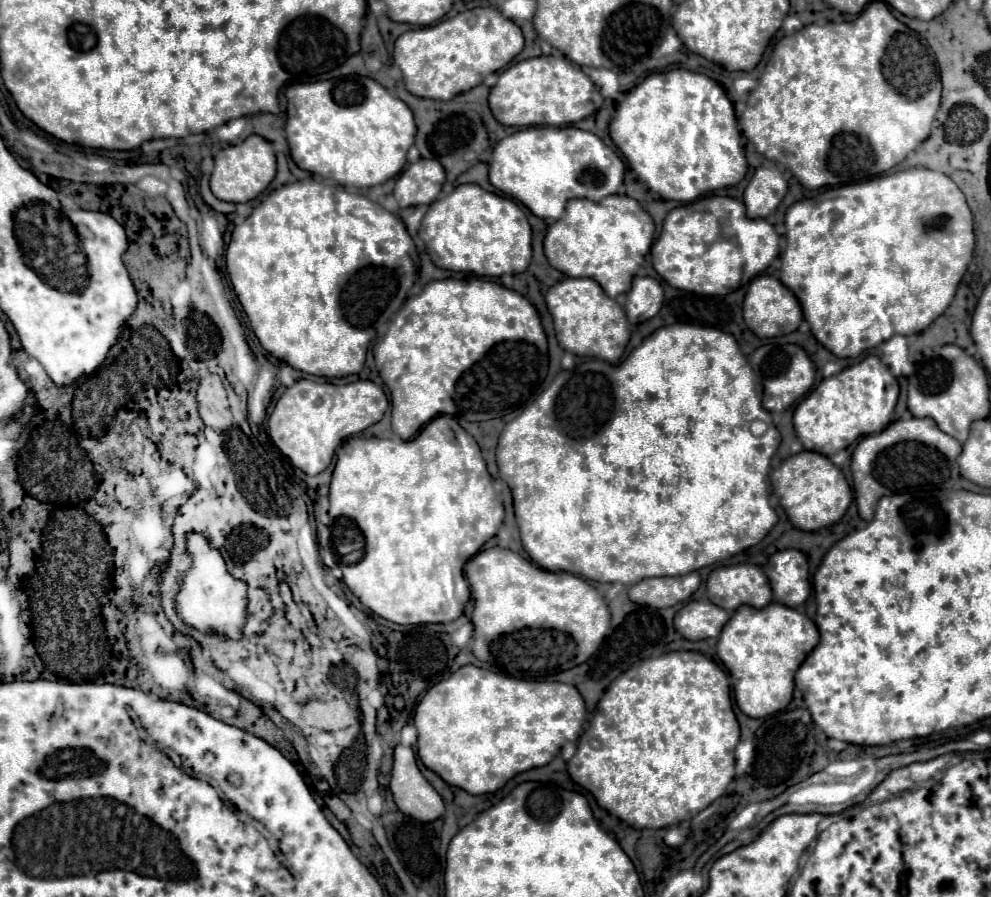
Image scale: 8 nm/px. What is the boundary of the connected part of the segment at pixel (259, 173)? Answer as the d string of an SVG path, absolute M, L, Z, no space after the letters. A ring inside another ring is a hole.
M258 135L248 137L240 145L230 145L216 155L216 165L210 175L210 189L212 193L230 203L246 203L254 197L258 197L274 179L276 175L276 155L270 147L270 143Z

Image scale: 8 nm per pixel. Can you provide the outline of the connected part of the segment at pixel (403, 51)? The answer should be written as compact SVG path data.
M476 7L472 11L458 13L456 17L446 19L438 25L402 33L394 43L394 65L402 71L406 91L410 91L416 97L424 97L424 99L448 101L456 97L458 93L470 91L472 87L480 85L486 75L506 67L522 49L524 49L524 37L516 23L506 19L498 9Z

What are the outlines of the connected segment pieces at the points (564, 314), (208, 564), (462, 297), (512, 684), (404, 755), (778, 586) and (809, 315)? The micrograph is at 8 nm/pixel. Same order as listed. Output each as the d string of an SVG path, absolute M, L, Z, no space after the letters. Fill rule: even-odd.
M568 277L564 281L558 281L548 289L546 305L552 315L556 339L562 349L574 355L604 359L612 365L620 361L630 339L628 319L624 309L614 299L610 299L594 279Z
M188 533L186 535L186 549L192 555L192 563L180 581L180 591L174 597L178 617L192 629L198 629L208 635L220 635L224 639L242 639L242 627L248 619L248 585L242 579L228 575L228 567L224 557L216 547L212 547L204 535Z
M452 271L452 273L454 273L452 277L446 277L442 281L430 281L420 295L410 297L404 303L404 307L398 311L394 321L390 323L386 337L374 347L374 359L376 359L378 373L384 379L384 383L388 385L390 397L392 397L392 431L402 439L414 437L428 421L432 421L438 415L448 415L448 413L456 415L456 413L460 413L460 417L466 419L466 421L488 421L488 419L494 419L494 417L504 417L504 415L514 413L514 411L522 411L538 395L540 385L542 385L542 381L546 377L546 371L548 371L546 335L544 335L544 329L542 329L542 323L540 323L540 317L538 317L538 311L534 309L534 305L526 297L522 297L520 293L502 287L495 280L492 281L487 278L483 280L466 272Z
M464 665L448 679L428 689L414 713L418 729L418 757L430 771L438 773L448 785L460 787L472 795L494 793L514 775L550 763L568 741L578 741L586 721L584 701L574 685L554 681L524 681Z
M398 745L394 749L394 769L390 779L394 803L404 815L418 821L436 821L444 815L444 801L418 769L416 755L410 747Z
M784 549L774 553L768 559L764 573L768 575L776 603L784 603L786 607L800 607L808 599L808 561L802 551Z
M904 169L904 171L882 175L882 177L864 181L864 183L830 187L812 199L794 203L786 211L784 225L786 248L781 254L780 281L784 283L784 287L788 287L796 295L796 299L800 299L800 307L802 307L804 319L808 321L812 329L812 335L838 357L858 357L862 351L872 349L882 341L888 341L892 335L912 335L912 333L924 331L950 305L956 293L956 287L962 275L966 273L966 267L972 259L972 249L974 249L972 213L964 199L964 193L958 189L958 185L948 175L932 171L932 169Z

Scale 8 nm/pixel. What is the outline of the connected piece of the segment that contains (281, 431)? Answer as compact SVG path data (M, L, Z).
M300 379L278 399L268 419L268 431L274 445L292 461L294 467L302 469L308 475L318 475L332 463L336 447L346 437L358 435L366 427L378 423L386 409L386 393L372 381L332 385Z

